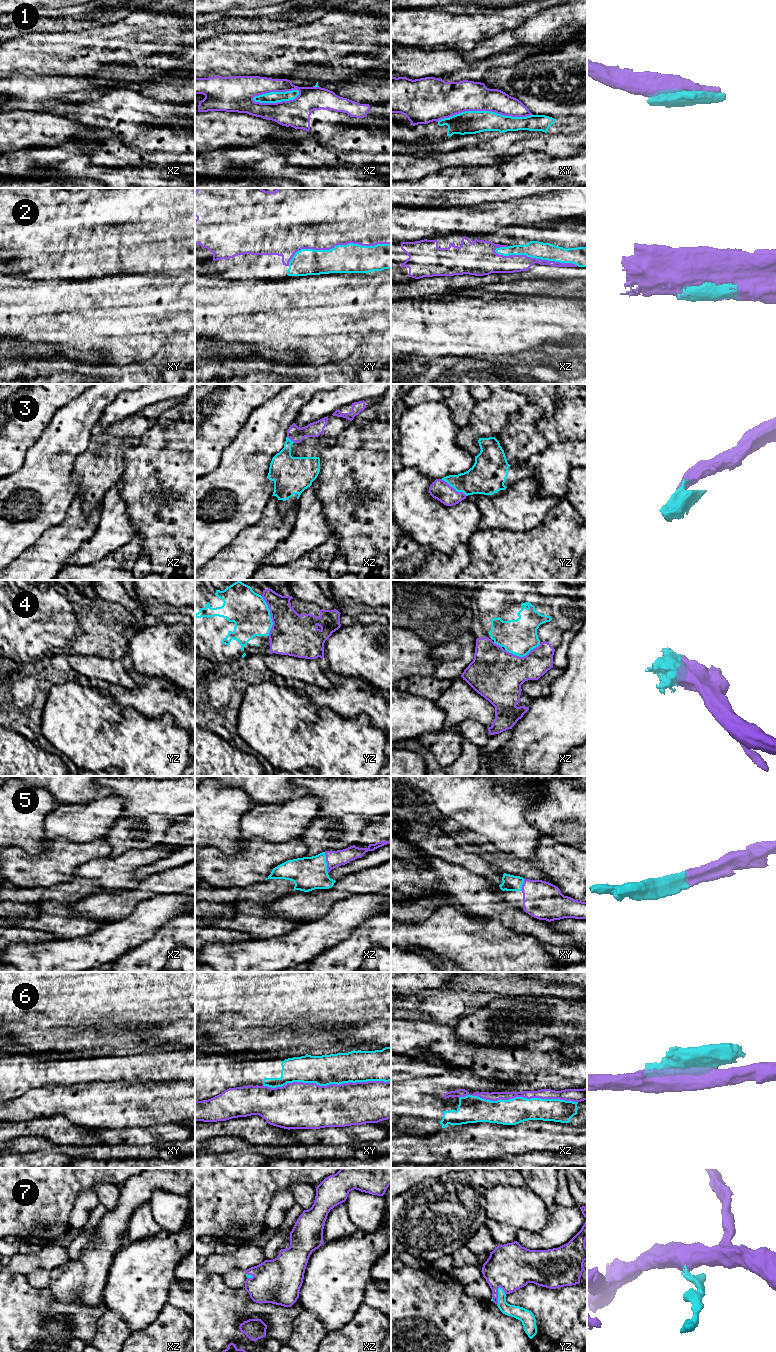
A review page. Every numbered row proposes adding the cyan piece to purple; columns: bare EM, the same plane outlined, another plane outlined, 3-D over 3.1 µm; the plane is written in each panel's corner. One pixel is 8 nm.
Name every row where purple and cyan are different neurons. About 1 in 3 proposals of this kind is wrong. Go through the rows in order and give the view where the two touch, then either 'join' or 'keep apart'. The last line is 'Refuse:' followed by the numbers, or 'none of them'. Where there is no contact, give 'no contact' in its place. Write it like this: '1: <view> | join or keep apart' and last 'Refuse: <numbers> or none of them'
1: xz | keep apart
2: xy | join
3: yz | join
4: yz | join
5: xz | join
6: xy | keep apart
7: yz | join
Refuse: 1, 6

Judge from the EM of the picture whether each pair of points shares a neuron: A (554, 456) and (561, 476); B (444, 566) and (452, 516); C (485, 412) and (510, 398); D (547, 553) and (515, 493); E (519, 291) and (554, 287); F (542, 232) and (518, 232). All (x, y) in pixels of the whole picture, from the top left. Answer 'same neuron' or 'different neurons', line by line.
A: same neuron
B: different neurons
C: same neuron
D: different neurons
E: same neuron
F: same neuron

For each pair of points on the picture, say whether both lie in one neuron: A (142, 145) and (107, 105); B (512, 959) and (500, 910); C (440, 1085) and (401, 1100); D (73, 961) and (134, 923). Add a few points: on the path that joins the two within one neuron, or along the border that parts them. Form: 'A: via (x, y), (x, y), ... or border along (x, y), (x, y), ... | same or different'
A: via (135, 134), (135, 130), (118, 113) | same
B: border along (482, 917), (496, 919), (505, 927), (526, 935) | different
C: via (430, 1091), (424, 1097), (411, 1097) | same
D: via (88, 952), (105, 945), (119, 936) | same

